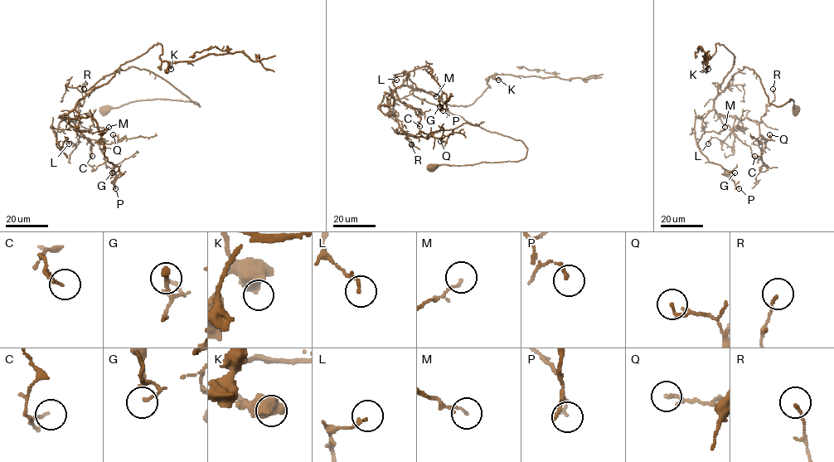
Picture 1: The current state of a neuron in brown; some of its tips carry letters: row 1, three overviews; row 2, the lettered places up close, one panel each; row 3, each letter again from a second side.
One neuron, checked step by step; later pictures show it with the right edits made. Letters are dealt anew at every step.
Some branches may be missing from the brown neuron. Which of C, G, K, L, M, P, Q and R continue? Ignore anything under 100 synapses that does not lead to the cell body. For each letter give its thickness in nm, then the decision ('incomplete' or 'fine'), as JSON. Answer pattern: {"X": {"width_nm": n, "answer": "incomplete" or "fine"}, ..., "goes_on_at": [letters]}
{"C": {"width_nm": 110, "answer": "fine"}, "G": {"width_nm": 130, "answer": "fine"}, "K": {"width_nm": 550, "answer": "fine"}, "L": {"width_nm": 110, "answer": "fine"}, "M": {"width_nm": 110, "answer": "fine"}, "P": {"width_nm": 120, "answer": "fine"}, "Q": {"width_nm": 150, "answer": "fine"}, "R": {"width_nm": 120, "answer": "fine"}, "goes_on_at": []}

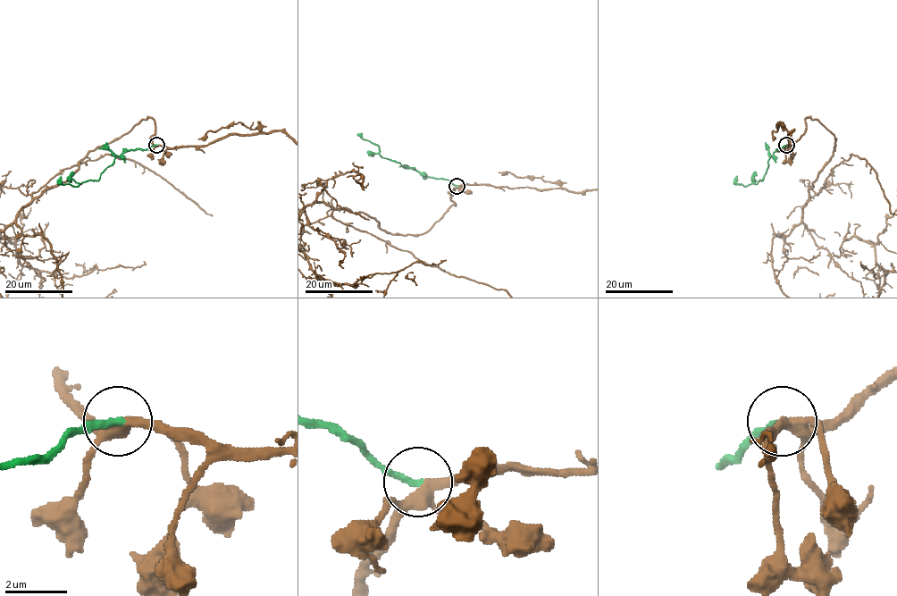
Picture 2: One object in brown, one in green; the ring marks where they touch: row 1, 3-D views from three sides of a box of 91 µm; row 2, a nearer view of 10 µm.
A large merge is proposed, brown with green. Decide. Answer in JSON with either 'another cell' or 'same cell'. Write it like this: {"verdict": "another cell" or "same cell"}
{"verdict": "same cell"}

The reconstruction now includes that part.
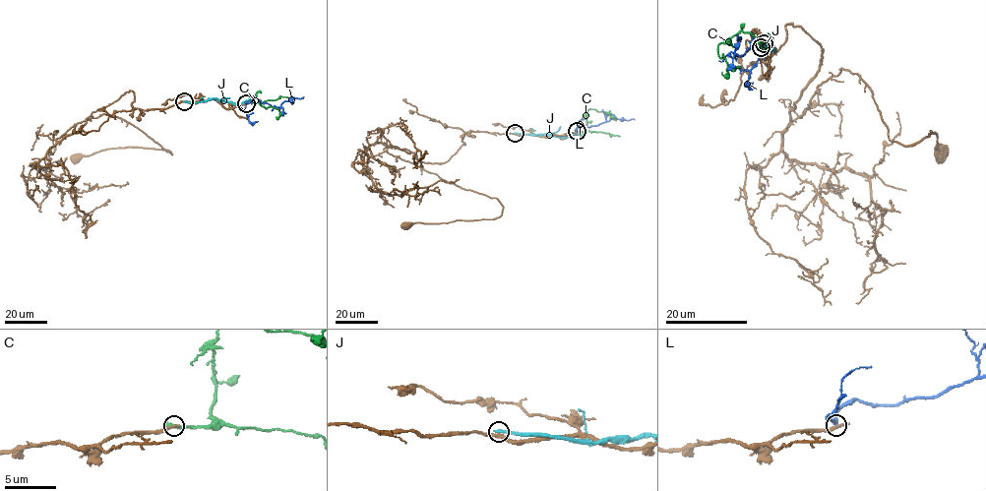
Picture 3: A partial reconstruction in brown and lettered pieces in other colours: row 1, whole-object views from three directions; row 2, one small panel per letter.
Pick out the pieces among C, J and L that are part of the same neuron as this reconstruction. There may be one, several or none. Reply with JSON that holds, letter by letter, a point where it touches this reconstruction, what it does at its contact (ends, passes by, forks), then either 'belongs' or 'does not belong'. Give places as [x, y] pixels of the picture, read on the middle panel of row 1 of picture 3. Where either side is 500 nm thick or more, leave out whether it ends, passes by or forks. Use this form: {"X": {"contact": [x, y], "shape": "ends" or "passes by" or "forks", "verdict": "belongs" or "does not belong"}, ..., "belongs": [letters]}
{"C": {"contact": [578, 131], "shape": "ends", "verdict": "does not belong"}, "J": {"contact": [515, 133], "shape": "ends", "verdict": "does not belong"}, "L": {"contact": [577, 131], "shape": "passes by", "verdict": "does not belong"}, "belongs": []}

